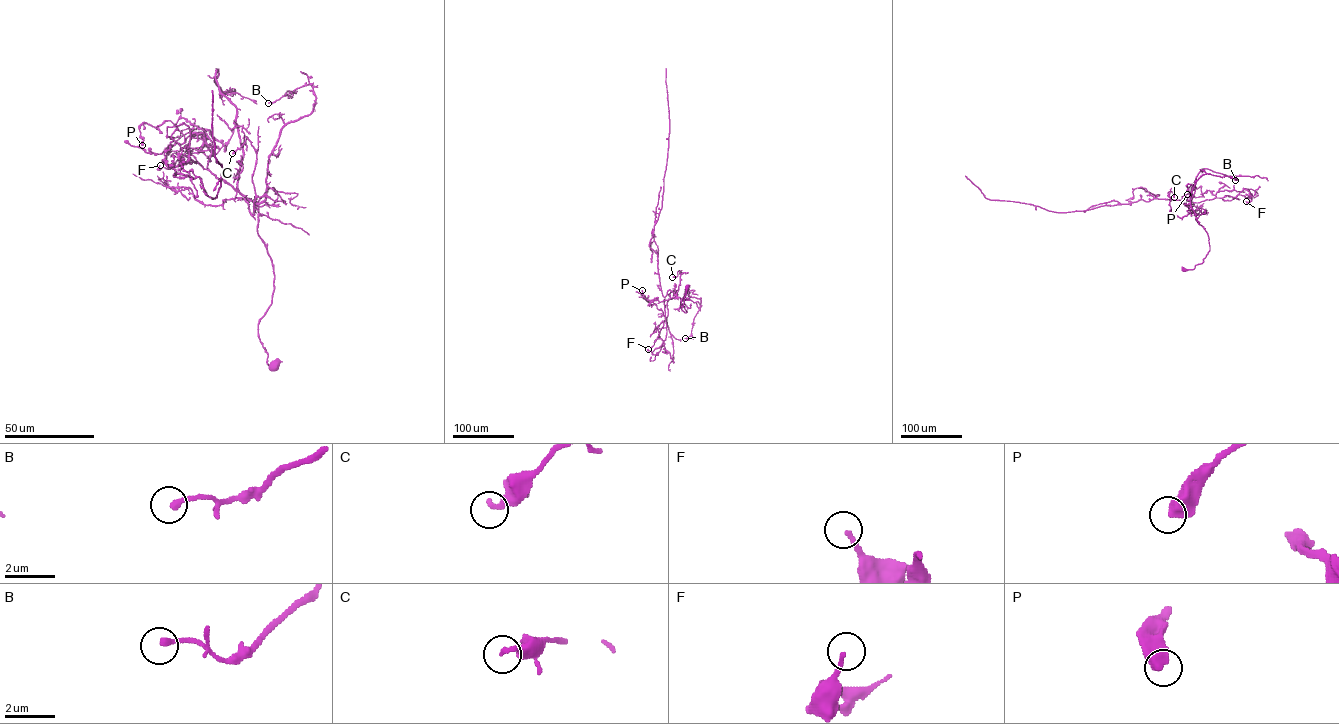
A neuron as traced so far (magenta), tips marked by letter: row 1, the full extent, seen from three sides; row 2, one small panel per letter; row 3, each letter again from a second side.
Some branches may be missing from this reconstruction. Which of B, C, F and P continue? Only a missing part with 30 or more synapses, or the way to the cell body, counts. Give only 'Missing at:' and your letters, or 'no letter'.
Missing at: no letter

